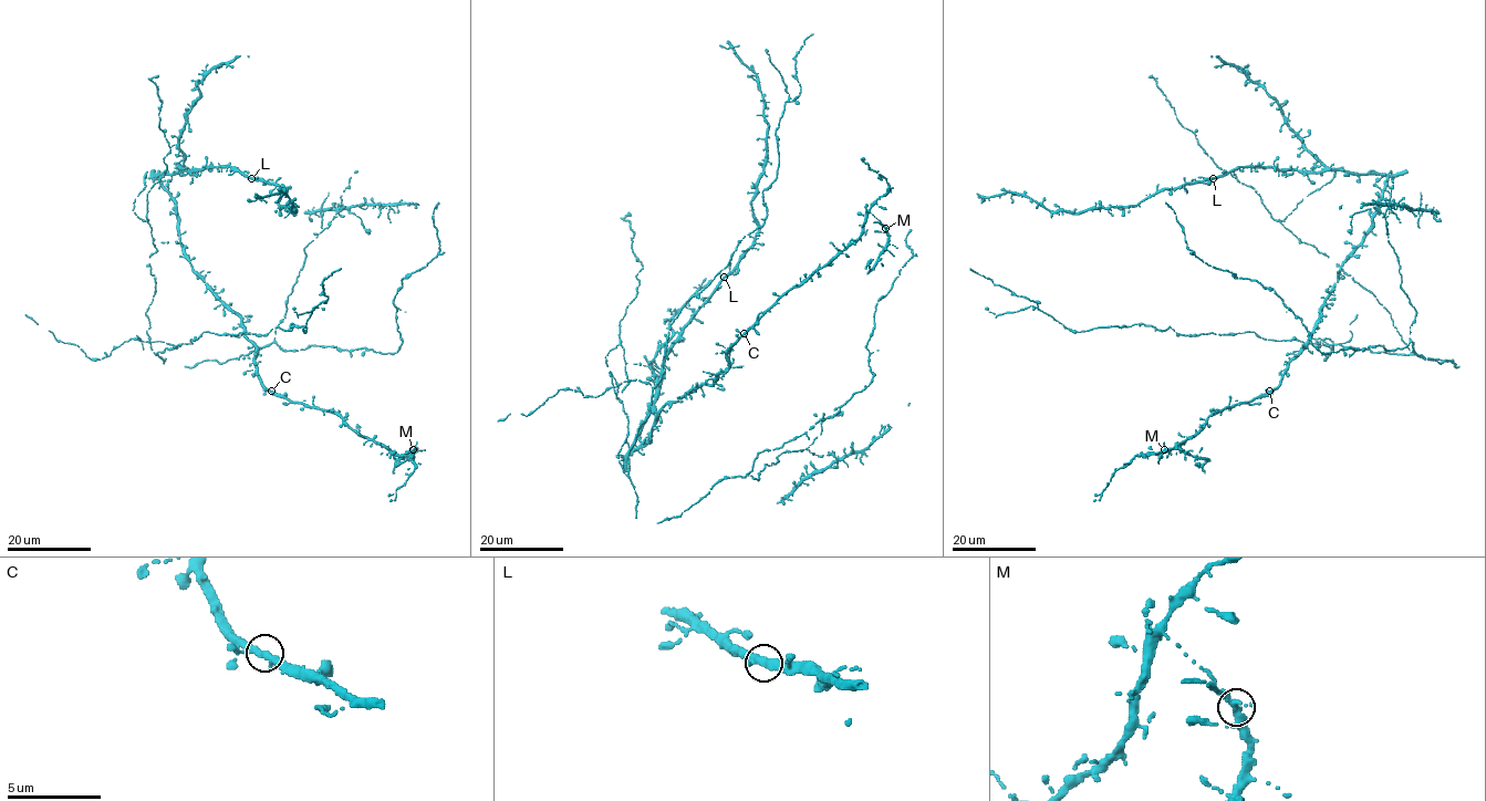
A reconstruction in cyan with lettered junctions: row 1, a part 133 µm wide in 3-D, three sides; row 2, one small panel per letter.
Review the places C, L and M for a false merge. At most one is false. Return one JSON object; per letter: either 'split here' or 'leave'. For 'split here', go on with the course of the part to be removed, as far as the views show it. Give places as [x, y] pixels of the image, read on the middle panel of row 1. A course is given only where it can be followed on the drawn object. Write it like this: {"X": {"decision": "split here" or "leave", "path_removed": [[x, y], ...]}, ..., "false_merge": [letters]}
{"C": {"decision": "leave"}, "L": {"decision": "leave"}, "M": {"decision": "split here", "path_removed": [[885, 228], [889, 245], [873, 267], [866, 269]]}, "false_merge": ["M"]}

